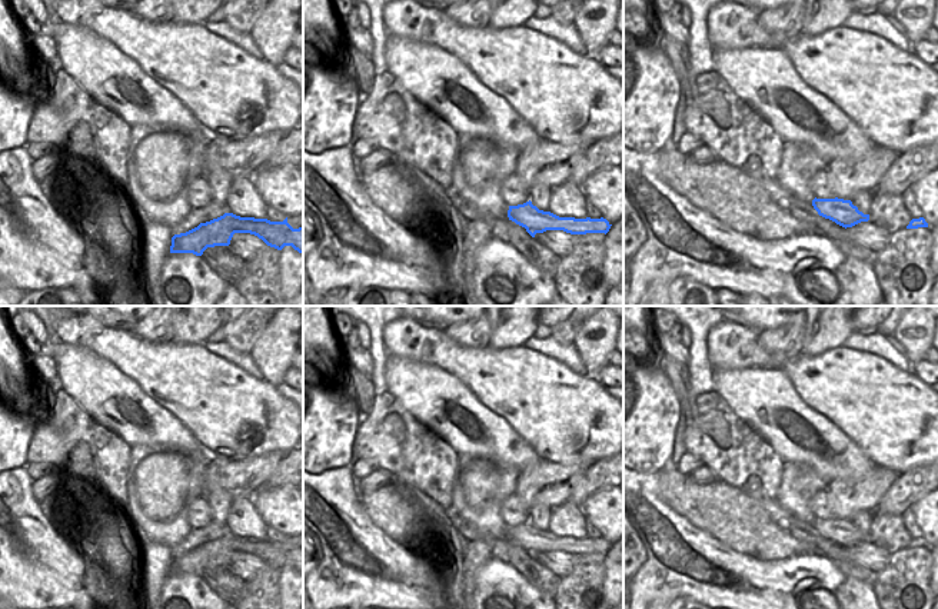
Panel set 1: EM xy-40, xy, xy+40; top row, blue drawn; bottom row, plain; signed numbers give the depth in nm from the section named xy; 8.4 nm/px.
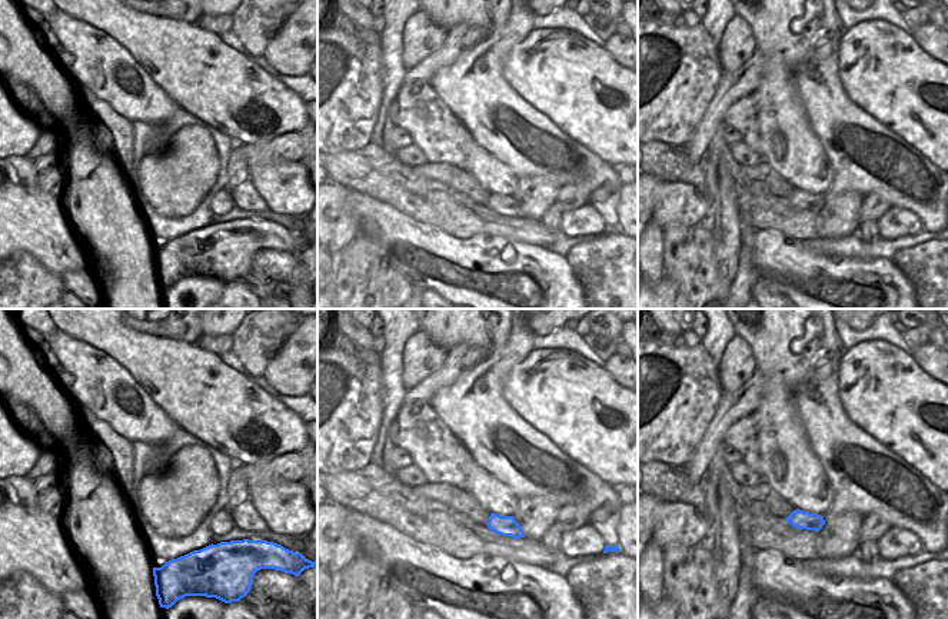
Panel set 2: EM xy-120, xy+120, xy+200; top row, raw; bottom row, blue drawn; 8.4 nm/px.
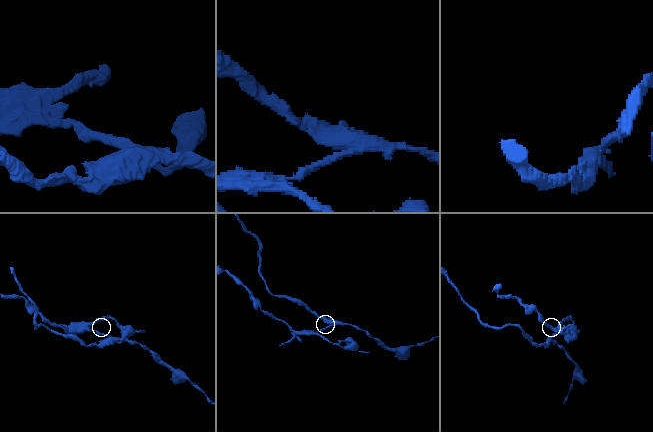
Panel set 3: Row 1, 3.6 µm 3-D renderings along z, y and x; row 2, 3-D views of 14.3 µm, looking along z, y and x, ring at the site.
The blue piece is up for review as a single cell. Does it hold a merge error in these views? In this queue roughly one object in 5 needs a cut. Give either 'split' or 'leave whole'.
split

